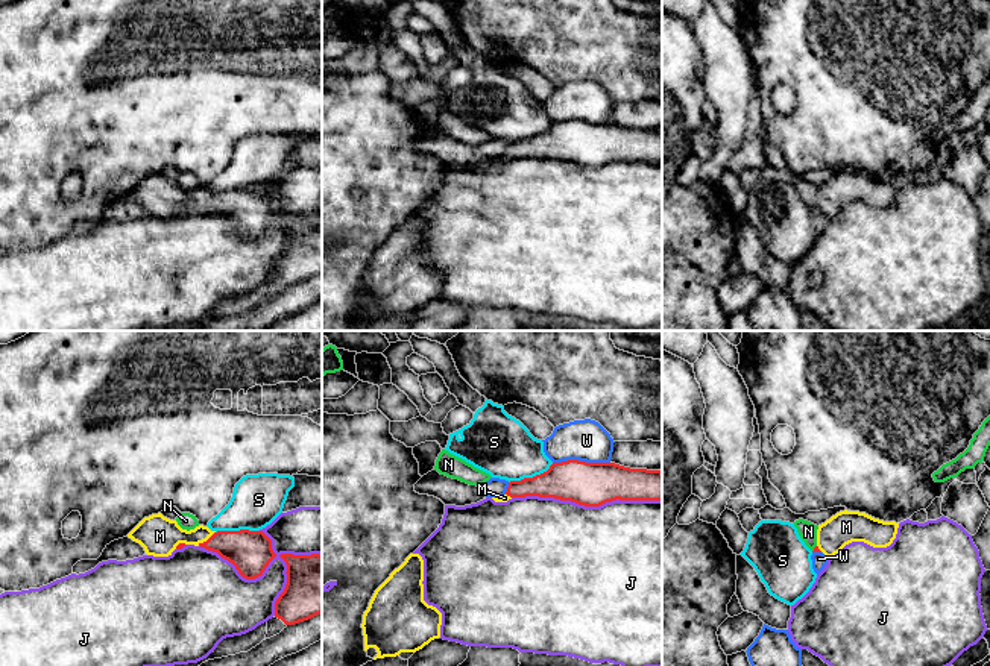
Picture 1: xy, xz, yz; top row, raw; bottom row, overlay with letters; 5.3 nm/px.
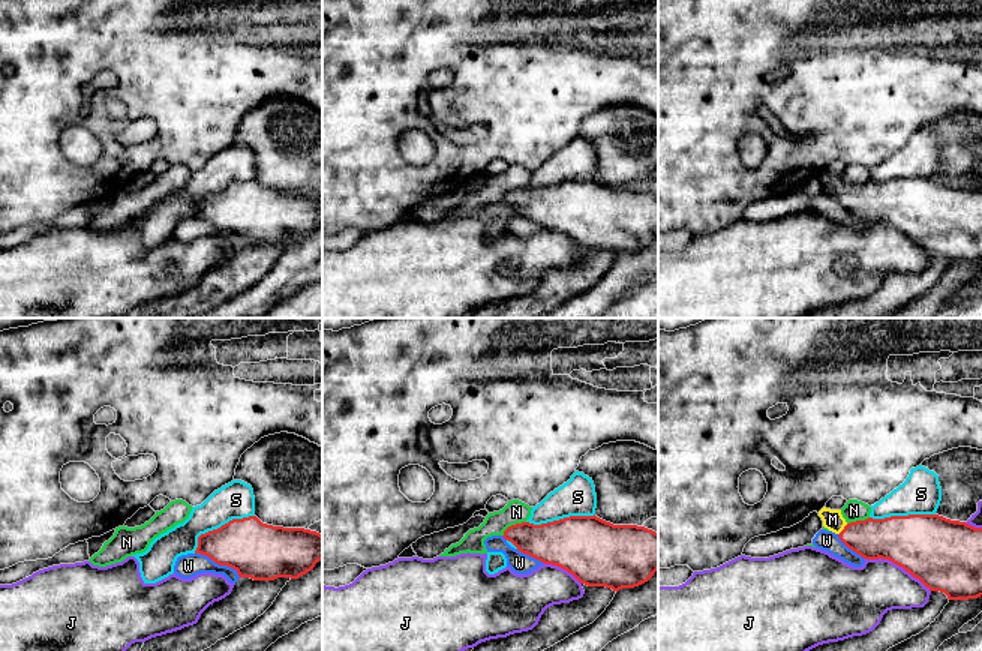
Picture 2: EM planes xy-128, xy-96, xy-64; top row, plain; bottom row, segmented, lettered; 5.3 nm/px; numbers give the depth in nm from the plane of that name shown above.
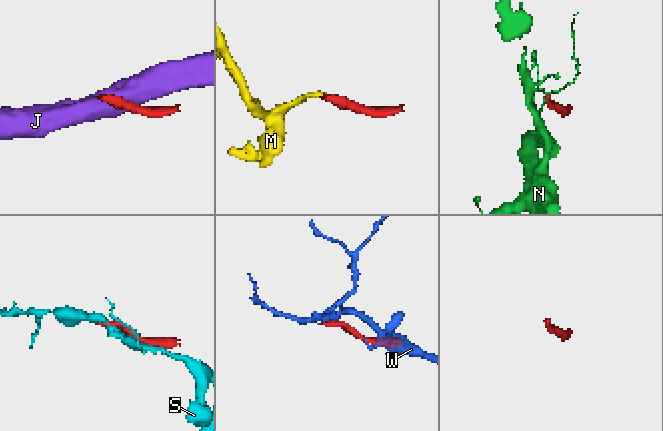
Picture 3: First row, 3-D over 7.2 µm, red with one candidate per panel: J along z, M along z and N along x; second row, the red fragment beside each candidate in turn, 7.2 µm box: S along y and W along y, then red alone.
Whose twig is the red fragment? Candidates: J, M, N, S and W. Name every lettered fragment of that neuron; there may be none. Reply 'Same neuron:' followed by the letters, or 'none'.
Same neuron: M

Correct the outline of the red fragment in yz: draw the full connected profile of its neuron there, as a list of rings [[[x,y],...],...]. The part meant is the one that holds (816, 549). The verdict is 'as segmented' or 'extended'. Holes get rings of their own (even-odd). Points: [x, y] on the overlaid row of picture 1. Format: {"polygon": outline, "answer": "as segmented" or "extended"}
{"polygon": [[[840,511],[817,529],[817,546],[828,558],[852,542],[864,542],[873,548],[887,548],[897,534],[899,523],[884,522],[859,511]]], "answer": "extended"}

